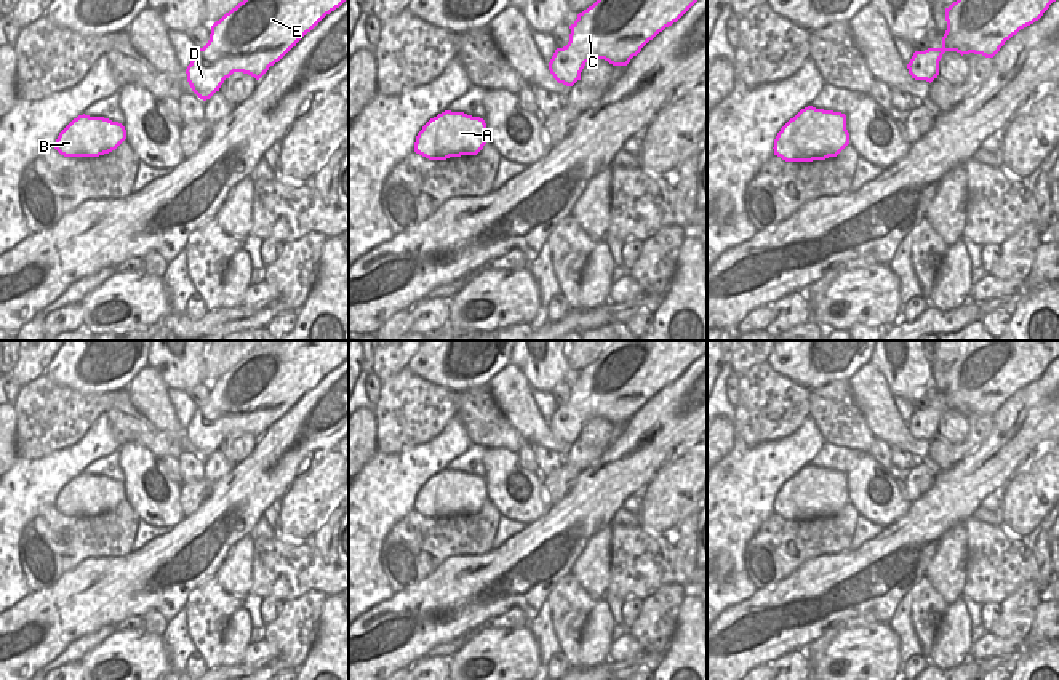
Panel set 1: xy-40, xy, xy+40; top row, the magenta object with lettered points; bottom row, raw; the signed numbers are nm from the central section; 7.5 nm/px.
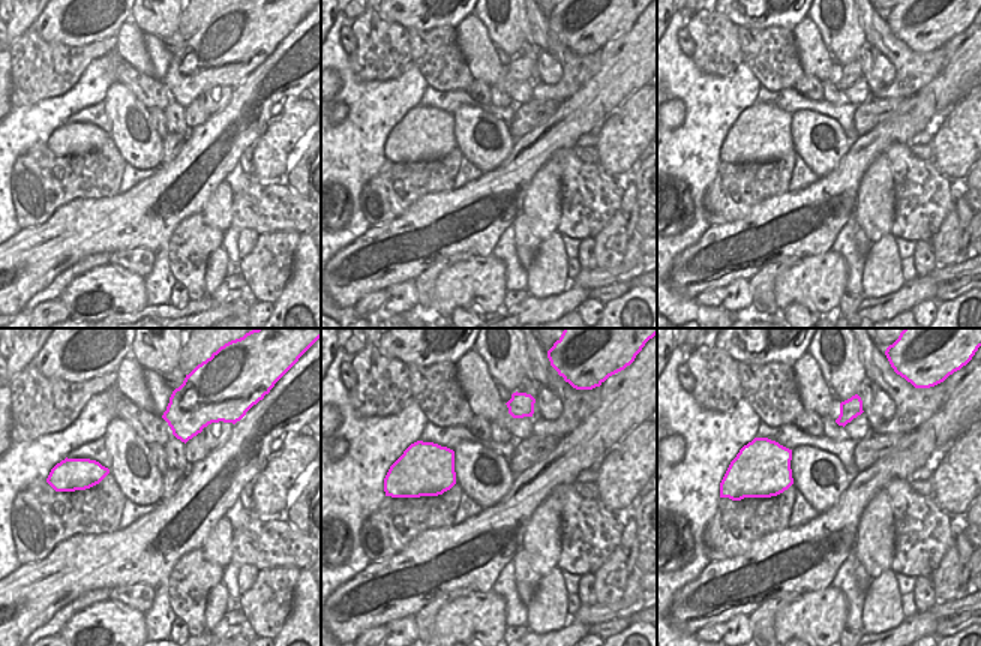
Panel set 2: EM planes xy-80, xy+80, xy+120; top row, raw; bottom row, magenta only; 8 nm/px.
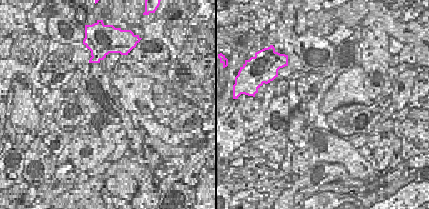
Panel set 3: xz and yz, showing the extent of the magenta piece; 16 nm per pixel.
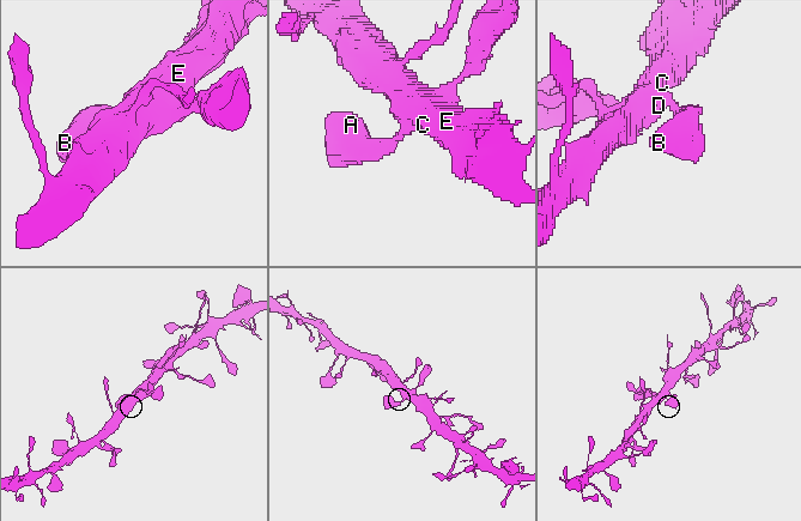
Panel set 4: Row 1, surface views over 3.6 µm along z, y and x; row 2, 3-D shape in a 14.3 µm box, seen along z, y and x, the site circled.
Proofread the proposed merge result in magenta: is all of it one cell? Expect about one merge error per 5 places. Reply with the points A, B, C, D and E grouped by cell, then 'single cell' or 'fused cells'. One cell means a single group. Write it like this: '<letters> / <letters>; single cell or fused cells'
A B C D E; single cell

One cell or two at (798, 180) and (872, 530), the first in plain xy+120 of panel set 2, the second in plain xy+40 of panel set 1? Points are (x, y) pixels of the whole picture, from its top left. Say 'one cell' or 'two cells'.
one cell

